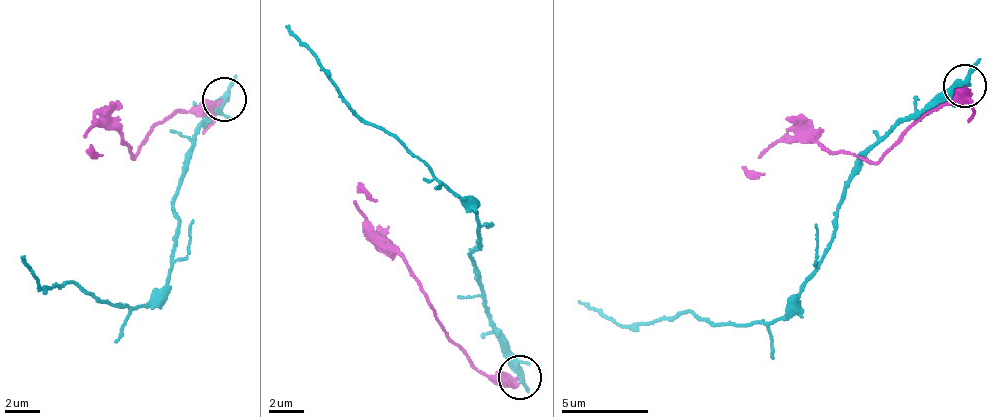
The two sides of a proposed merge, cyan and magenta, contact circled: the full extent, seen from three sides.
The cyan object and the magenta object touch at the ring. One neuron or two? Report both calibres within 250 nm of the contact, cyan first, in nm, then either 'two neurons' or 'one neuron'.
400/400 nm | two neurons

